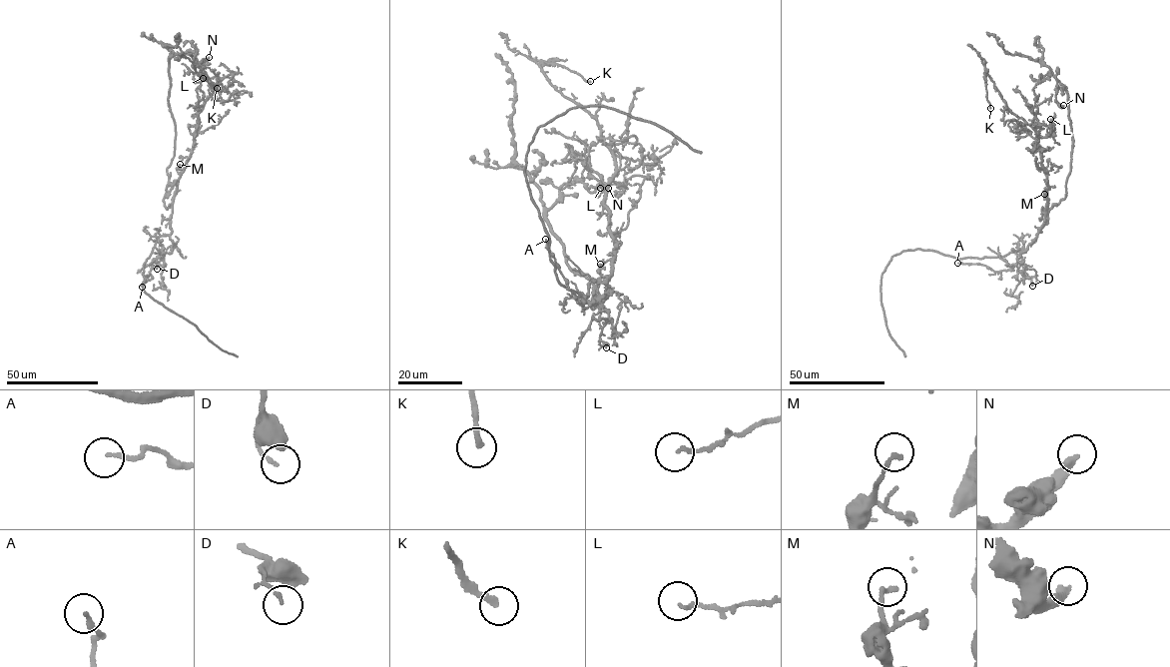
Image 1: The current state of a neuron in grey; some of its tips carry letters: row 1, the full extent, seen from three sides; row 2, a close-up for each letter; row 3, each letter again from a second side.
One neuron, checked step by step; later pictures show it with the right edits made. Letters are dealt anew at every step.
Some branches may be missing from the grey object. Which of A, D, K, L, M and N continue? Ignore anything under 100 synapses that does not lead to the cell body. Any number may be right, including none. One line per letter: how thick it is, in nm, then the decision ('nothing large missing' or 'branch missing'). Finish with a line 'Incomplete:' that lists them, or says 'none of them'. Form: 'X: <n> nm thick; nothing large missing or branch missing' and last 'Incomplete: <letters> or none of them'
A: 160 nm thick; nothing large missing
D: 90 nm thick; nothing large missing
K: 240 nm thick; nothing large missing
L: 110 nm thick; nothing large missing
M: 180 nm thick; nothing large missing
N: 320 nm thick; nothing large missing
Incomplete: none of them

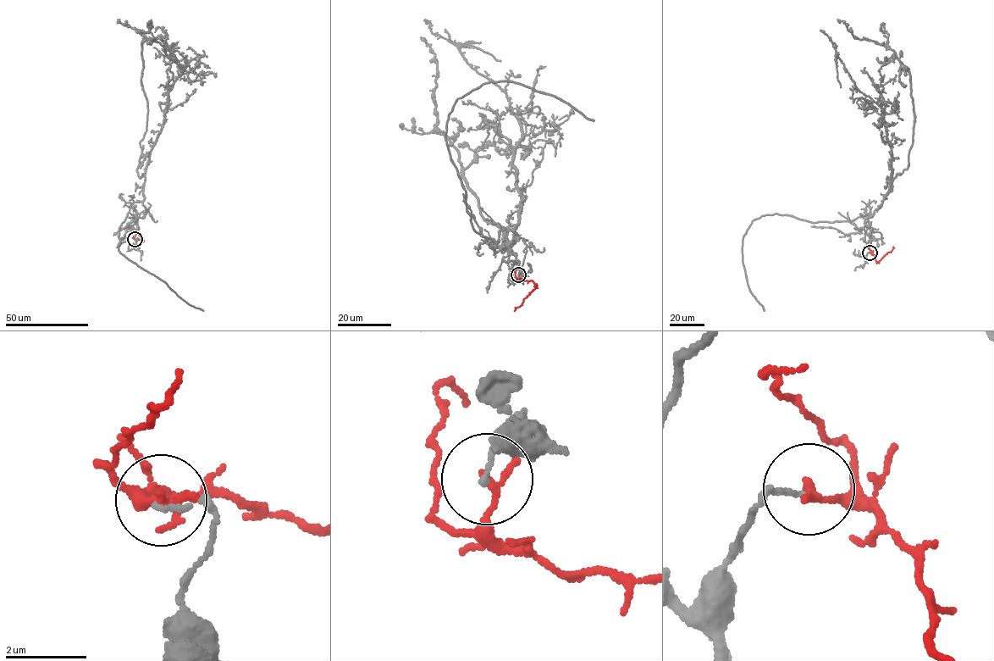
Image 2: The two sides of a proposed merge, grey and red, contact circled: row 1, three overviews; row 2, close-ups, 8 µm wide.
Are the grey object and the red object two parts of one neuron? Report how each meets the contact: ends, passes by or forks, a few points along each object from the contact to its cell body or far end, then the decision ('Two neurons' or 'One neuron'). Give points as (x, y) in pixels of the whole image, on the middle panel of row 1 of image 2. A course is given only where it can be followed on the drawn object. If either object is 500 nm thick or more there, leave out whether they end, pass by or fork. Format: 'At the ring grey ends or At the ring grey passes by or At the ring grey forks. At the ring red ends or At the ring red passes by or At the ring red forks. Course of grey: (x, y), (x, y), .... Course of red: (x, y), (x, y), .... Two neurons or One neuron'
At the ring grey ends. At the ring red ends. Course of grey: (518, 274), (496, 245), (515, 239), (502, 252), (504, 232), (437, 127), (437, 64), (420, 36). Course of red: (518, 274), (521, 279), (532, 280), (537, 286), (514, 311). Two neurons

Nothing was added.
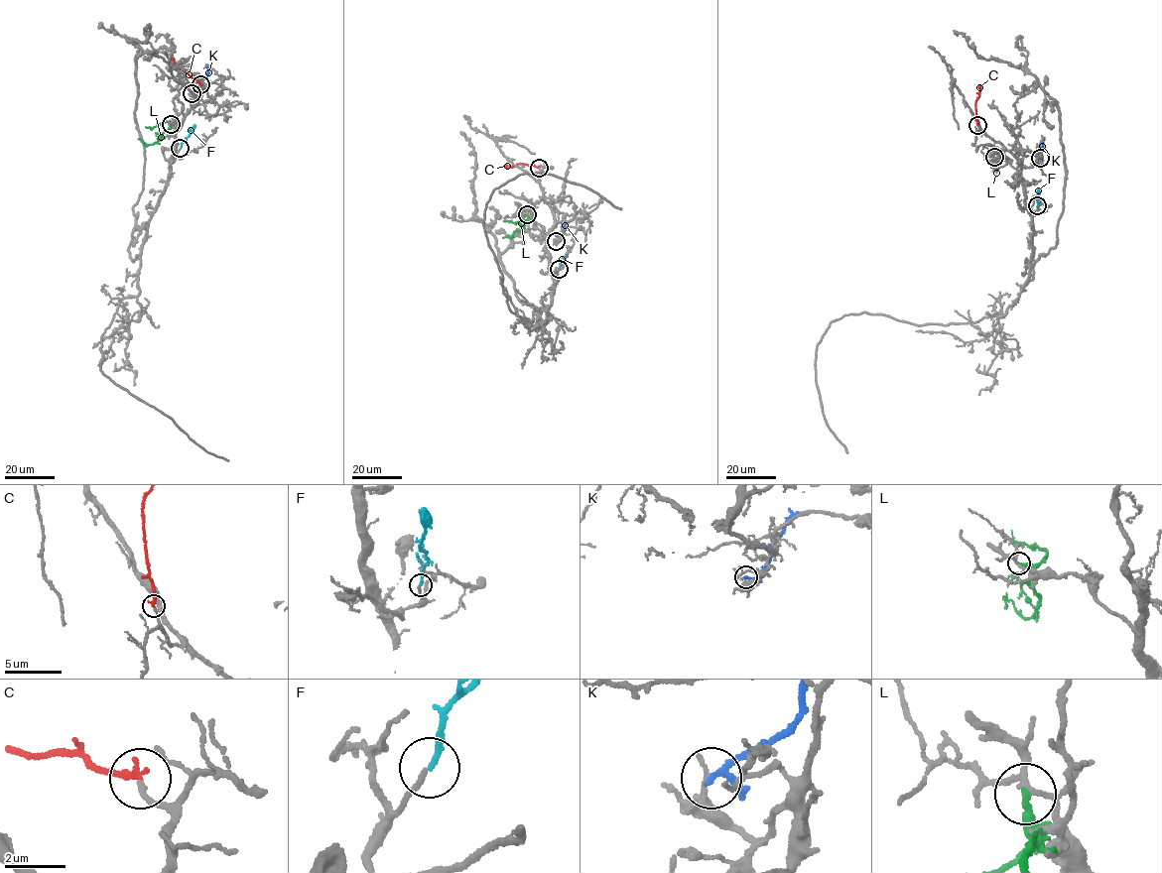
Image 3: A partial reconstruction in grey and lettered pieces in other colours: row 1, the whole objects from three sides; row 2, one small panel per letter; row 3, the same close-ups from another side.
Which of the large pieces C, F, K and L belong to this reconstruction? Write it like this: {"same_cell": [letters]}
{"same_cell": ["C", "F"]}

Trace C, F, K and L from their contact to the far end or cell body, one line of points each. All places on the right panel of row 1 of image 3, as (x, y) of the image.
C: (978, 125), (975, 106), (979, 85)
F: (1037, 205), (1038, 188)
K: (1040, 158), (1044, 137)
L: (994, 158), (998, 166), (996, 170), (993, 169), (997, 168), (998, 159)

